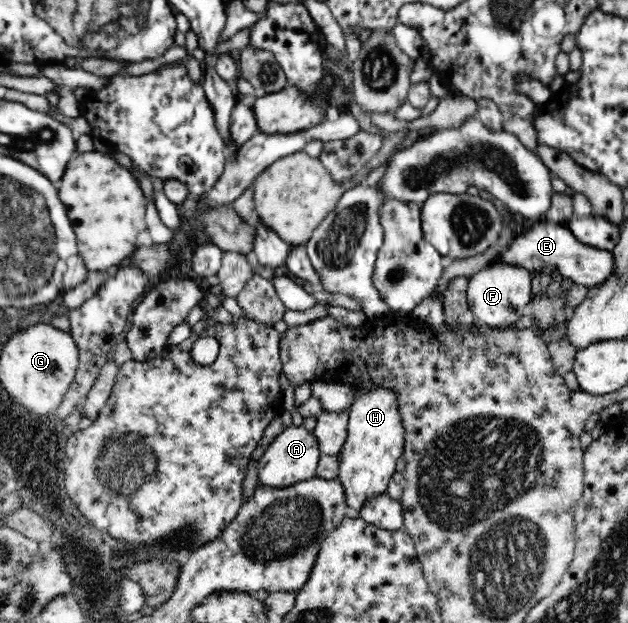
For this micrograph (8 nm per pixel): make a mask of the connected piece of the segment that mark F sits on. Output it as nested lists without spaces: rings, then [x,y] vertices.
[[[492,263],[468,280],[466,300],[473,316],[489,327],[510,327],[524,316],[524,308],[531,301],[530,271],[510,263]]]

